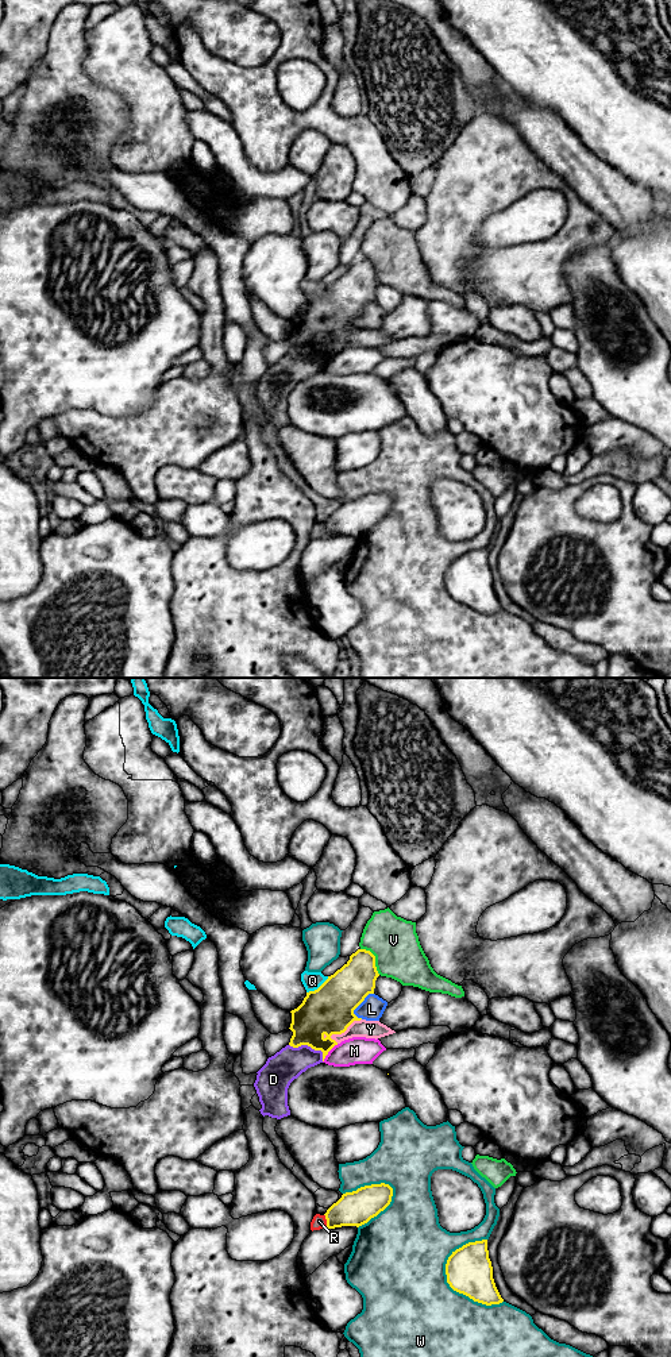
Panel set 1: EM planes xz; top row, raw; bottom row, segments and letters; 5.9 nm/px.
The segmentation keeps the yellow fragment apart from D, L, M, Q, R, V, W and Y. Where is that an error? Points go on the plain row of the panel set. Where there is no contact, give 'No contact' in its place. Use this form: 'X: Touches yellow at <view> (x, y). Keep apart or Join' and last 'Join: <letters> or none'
D: Touches yellow at xz (309, 354). Keep apart
L: Touches yellow at xz (359, 312). Keep apart
M: Touches yellow at xz (328, 359). Keep apart
Q: Touches yellow at xz (319, 296). Keep apart
R: Touches yellow at xz (327, 529). Keep apart
V: Touches yellow at xz (374, 268). Keep apart
W: Touches yellow at xz (459, 601). Keep apart
Y: Touches yellow at xz (344, 339). Keep apart
Join: none

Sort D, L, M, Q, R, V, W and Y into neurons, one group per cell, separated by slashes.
D L Q / M / R / V / W / Y

